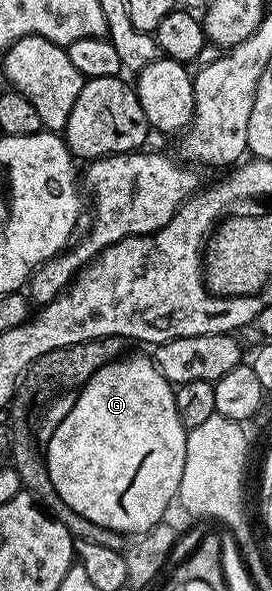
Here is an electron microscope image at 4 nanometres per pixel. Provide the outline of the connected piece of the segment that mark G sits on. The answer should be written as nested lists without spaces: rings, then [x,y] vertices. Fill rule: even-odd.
[[[127,355],[124,359],[115,359],[104,367],[99,367],[78,388],[75,396],[75,404],[72,411],[53,433],[45,444],[45,458],[47,461],[47,478],[52,492],[59,494],[59,503],[69,505],[76,513],[81,513],[85,521],[93,521],[93,525],[105,525],[105,529],[120,531],[128,537],[138,537],[150,527],[156,527],[164,522],[166,509],[176,502],[181,485],[181,473],[185,473],[185,445],[187,444],[188,428],[184,427],[181,417],[178,415],[177,401],[175,400],[176,388],[171,384],[156,365],[154,358],[147,355]]]

